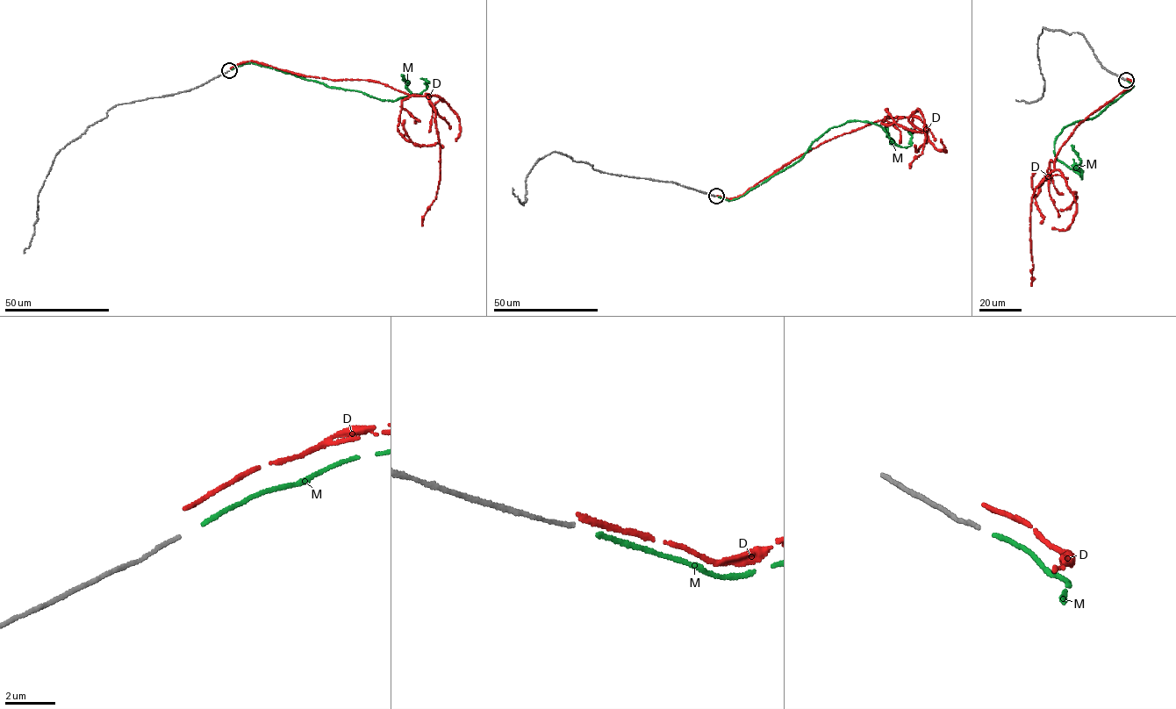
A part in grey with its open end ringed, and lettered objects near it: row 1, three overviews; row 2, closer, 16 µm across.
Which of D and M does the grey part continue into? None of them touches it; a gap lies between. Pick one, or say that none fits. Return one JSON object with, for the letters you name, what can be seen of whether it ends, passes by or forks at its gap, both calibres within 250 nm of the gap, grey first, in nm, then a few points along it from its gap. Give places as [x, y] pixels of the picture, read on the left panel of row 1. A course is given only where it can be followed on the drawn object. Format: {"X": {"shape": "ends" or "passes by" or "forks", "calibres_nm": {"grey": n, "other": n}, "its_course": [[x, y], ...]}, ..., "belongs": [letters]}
{"M": {"shape": "ends", "calibres_nm": {"grey": 150, "other": 170}, "its_course": [[232, 69], [254, 63], [327, 86], [395, 101], [420, 94], [427, 82], [420, 78]]}, "belongs": ["M"]}

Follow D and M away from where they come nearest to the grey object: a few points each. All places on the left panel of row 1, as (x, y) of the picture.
D: (230, 68), (252, 60), (306, 76), (371, 80), (408, 94), (425, 96), (435, 111), (440, 181), (423, 225)
M: (232, 69), (254, 63), (327, 86), (395, 101), (420, 94), (427, 82), (420, 78)

